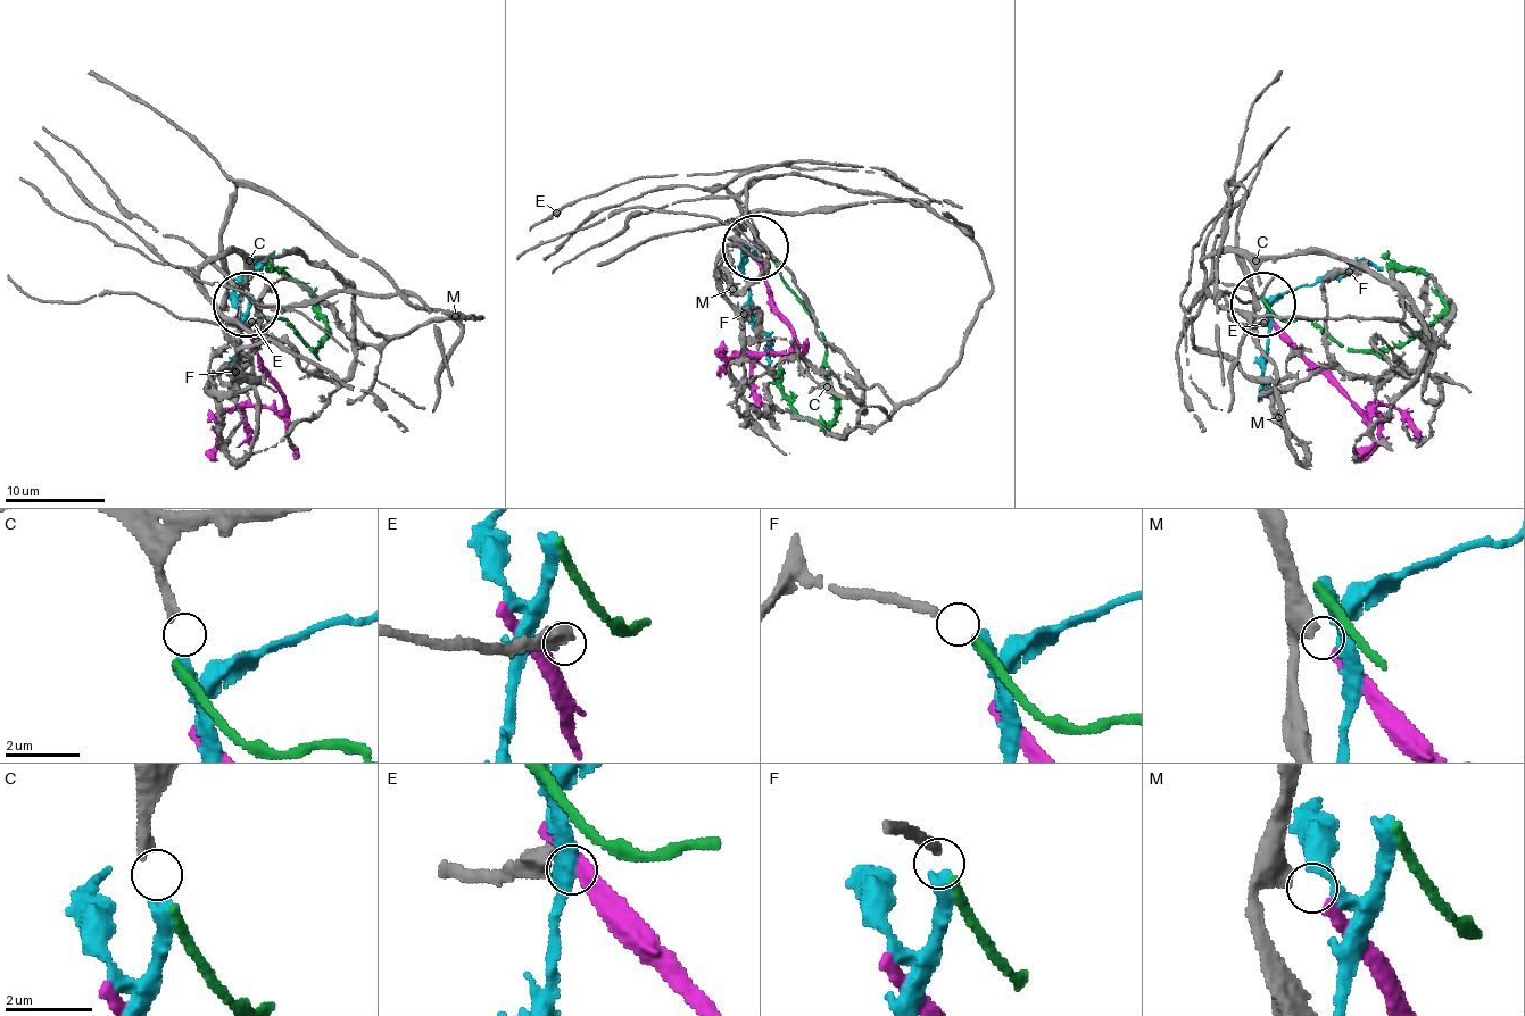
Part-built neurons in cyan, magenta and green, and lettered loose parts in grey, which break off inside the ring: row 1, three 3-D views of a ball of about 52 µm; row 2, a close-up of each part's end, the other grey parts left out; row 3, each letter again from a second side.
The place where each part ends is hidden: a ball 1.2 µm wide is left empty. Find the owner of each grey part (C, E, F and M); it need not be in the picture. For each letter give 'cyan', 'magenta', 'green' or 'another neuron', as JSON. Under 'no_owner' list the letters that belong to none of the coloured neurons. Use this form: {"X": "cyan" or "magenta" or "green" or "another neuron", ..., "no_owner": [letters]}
{"C": "cyan", "E": "another neuron", "F": "green", "M": "magenta", "no_owner": ["E"]}

